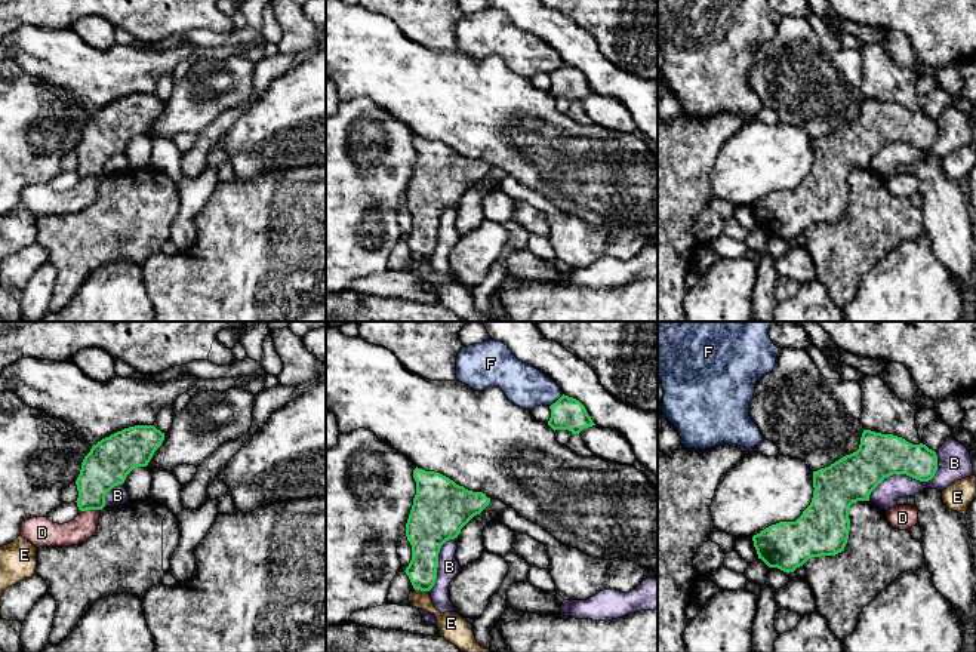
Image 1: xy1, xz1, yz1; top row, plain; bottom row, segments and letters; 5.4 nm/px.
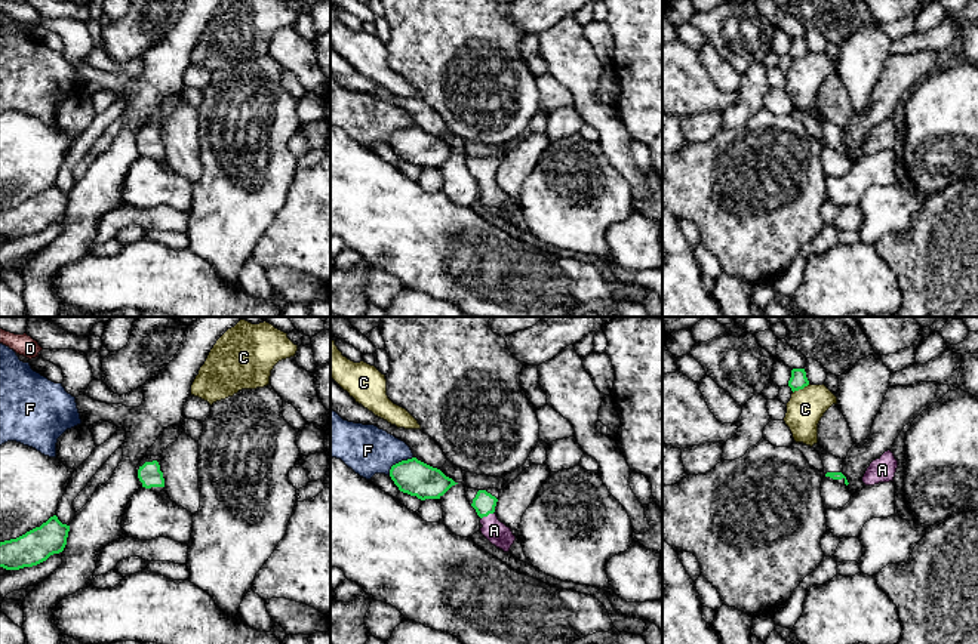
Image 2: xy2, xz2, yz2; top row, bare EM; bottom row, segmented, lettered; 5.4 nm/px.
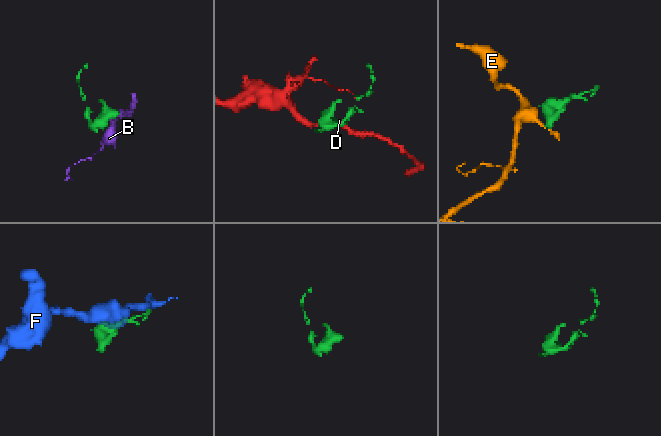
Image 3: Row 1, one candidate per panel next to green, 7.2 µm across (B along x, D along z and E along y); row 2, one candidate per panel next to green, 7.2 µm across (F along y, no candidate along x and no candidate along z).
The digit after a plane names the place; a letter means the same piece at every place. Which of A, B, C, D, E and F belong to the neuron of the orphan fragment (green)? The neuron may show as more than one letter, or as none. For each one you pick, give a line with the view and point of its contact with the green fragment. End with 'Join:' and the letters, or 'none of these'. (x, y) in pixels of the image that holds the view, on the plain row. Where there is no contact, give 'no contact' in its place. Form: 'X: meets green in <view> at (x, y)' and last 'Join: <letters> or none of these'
A: meets green in xz2 at (488, 182)
Join: A

